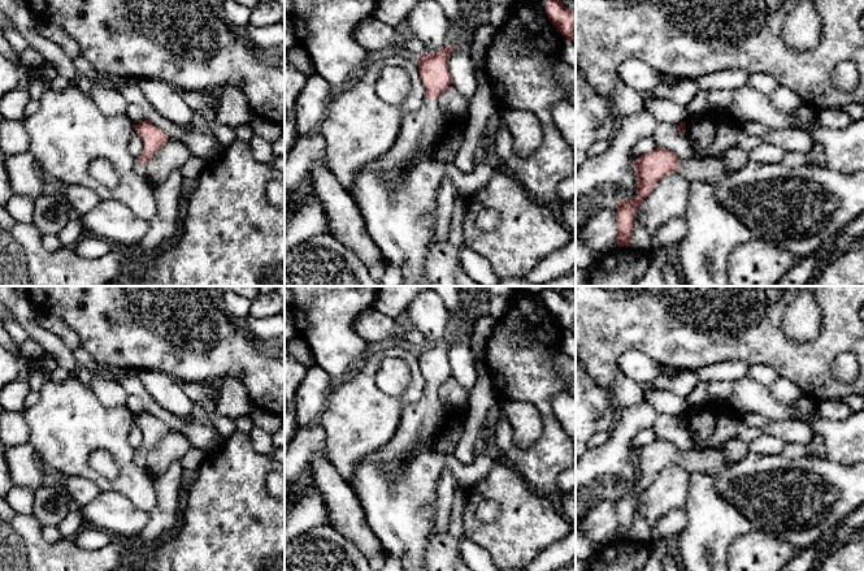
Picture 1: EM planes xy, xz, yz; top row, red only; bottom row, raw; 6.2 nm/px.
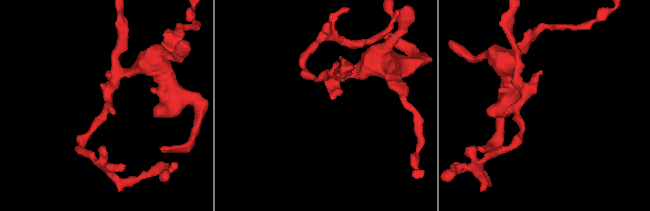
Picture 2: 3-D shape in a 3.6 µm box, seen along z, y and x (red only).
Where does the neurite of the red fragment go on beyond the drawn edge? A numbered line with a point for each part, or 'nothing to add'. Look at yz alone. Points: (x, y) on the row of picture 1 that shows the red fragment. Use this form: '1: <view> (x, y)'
1: yz (802, 210)

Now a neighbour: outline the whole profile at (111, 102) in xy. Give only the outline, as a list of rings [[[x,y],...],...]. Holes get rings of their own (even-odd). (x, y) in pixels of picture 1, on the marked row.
[[[92,83],[90,98],[96,107],[107,116],[126,114],[129,103],[120,91]]]

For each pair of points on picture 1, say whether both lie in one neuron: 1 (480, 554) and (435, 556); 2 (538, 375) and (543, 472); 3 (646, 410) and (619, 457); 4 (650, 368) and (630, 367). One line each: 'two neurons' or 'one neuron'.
1: two neurons
2: one neuron
3: one neuron
4: one neuron

